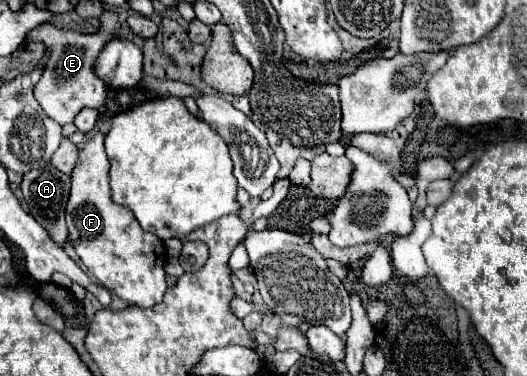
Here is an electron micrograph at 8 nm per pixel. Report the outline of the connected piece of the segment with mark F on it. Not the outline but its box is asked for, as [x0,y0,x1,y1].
[67,133,167,307]

